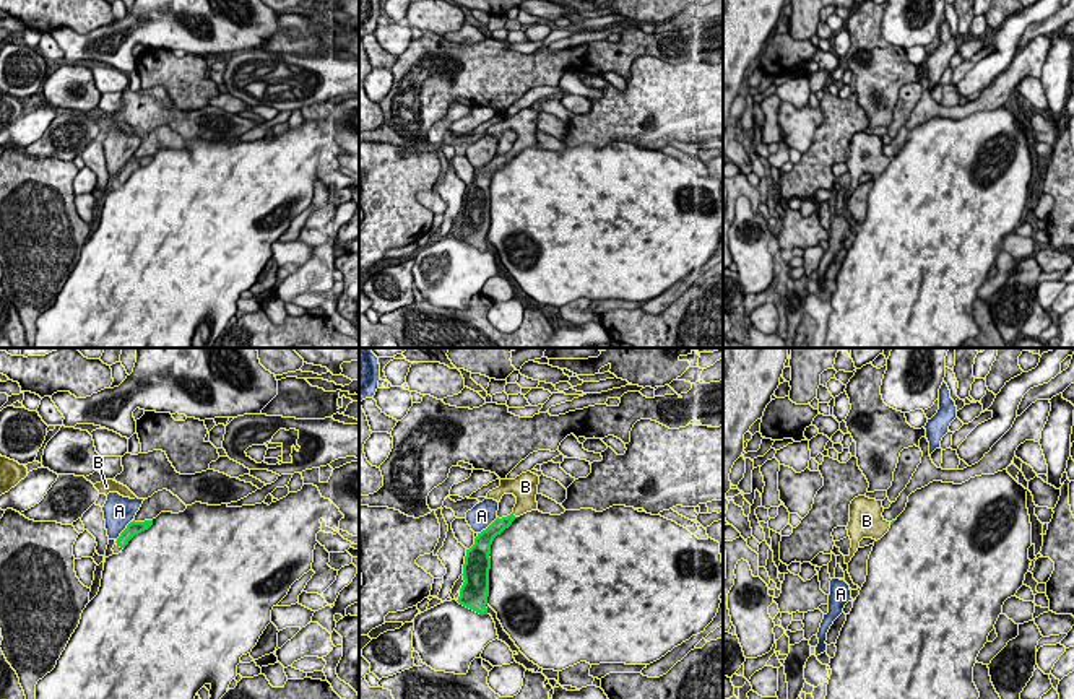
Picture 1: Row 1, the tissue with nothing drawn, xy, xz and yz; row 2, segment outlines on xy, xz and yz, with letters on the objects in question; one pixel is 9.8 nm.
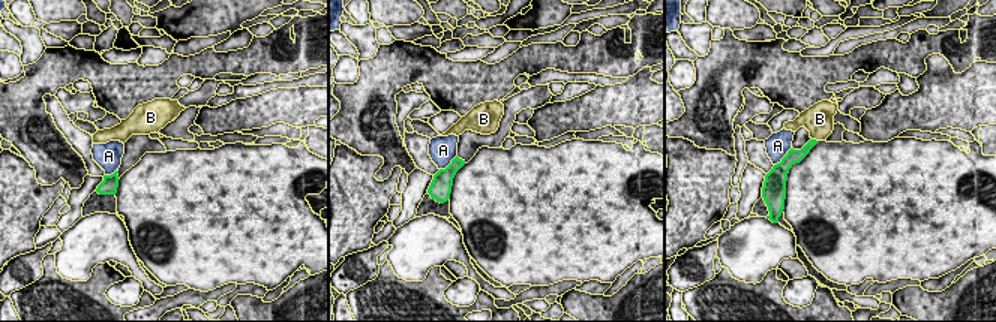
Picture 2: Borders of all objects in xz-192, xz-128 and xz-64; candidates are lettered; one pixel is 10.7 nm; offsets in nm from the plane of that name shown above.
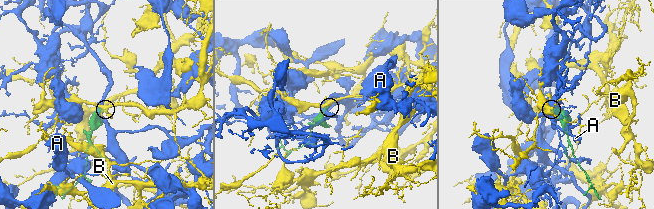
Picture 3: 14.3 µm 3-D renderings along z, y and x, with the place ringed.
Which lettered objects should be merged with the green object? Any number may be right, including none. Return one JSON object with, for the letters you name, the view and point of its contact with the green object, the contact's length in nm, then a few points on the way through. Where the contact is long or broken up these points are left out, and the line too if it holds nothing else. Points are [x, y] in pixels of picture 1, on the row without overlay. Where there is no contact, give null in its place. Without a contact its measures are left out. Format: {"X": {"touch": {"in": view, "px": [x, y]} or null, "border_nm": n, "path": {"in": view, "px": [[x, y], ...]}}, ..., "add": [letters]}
{"B": {"touch": {"in": "xz", "px": [514, 151]}, "border_nm": 70, "path": {"in": "xz", "px": [[498, 161], [514, 151], [525, 138], [525, 130]]}}, "add": ["B"]}

